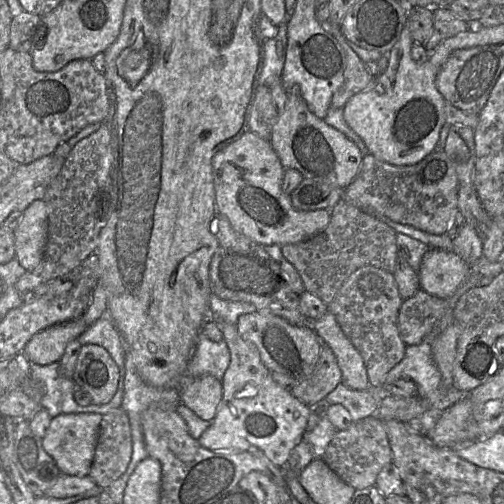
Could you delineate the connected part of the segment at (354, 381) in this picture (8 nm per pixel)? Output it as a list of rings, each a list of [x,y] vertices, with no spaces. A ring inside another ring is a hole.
[[[328,311],[321,318],[311,321],[321,343],[333,351],[342,373],[342,383],[354,390],[367,390],[371,387],[364,360],[347,337],[335,316]]]

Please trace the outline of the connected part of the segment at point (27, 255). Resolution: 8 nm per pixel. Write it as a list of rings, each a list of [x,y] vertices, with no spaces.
[[[43,200],[33,201],[14,229],[15,258],[26,271],[41,262],[48,235],[48,212]]]

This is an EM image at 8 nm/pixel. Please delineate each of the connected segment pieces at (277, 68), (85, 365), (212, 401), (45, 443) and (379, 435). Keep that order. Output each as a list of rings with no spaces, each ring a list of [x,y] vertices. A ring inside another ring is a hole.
[[[287,23],[278,26],[277,35],[262,42],[262,65],[259,83],[268,87],[281,82],[287,48]]]
[[[87,344],[80,350],[72,379],[91,396],[92,404],[106,404],[117,391],[119,368],[105,348]]]
[[[185,374],[178,380],[178,389],[181,402],[190,408],[201,419],[213,421],[216,416],[218,406],[222,401],[222,381],[211,375],[199,377]]]
[[[69,413],[51,418],[50,425],[41,439],[43,449],[53,458],[60,473],[87,476],[94,457],[102,415],[97,413]]]
[[[375,414],[355,421],[346,430],[337,431],[322,458],[340,479],[355,490],[375,485],[379,472],[393,460],[384,421]]]

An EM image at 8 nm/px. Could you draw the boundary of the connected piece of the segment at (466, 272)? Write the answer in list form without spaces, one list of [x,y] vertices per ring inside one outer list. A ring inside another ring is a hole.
[[[430,248],[423,256],[418,271],[420,288],[449,299],[471,273],[471,265],[454,251]]]

